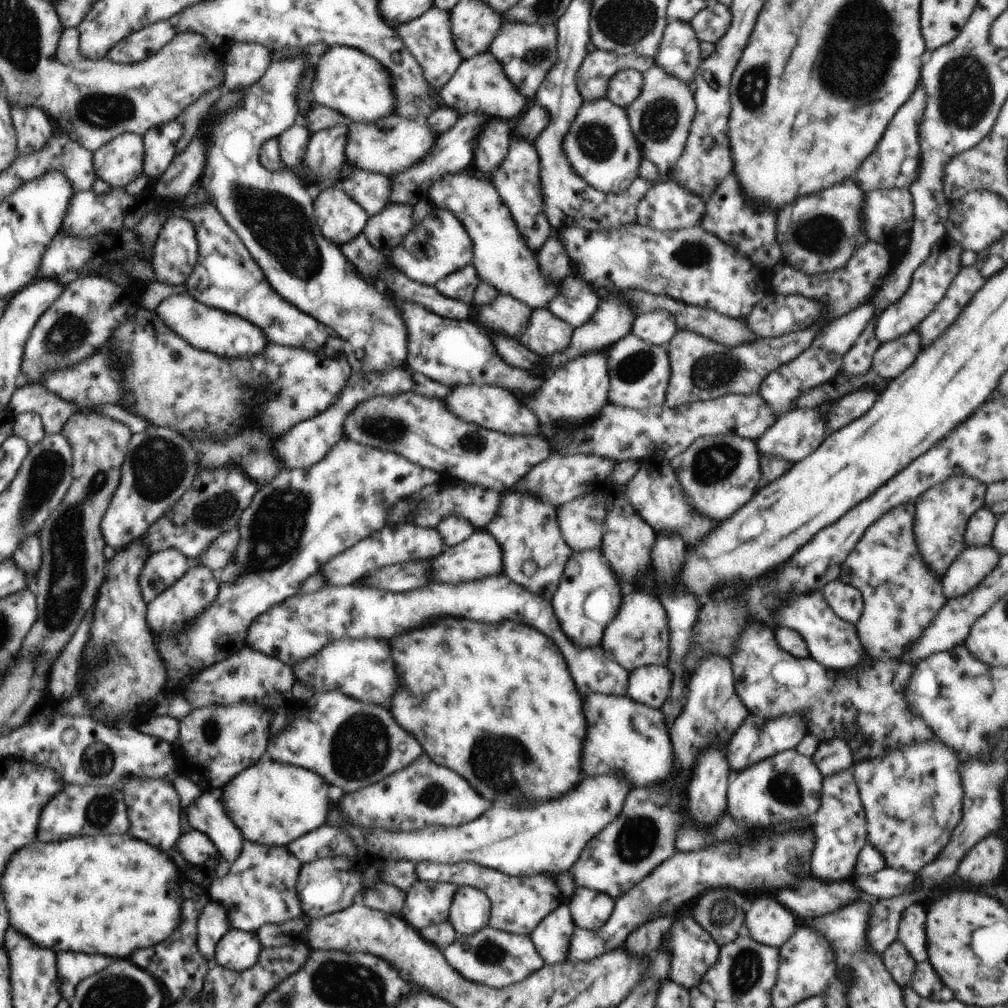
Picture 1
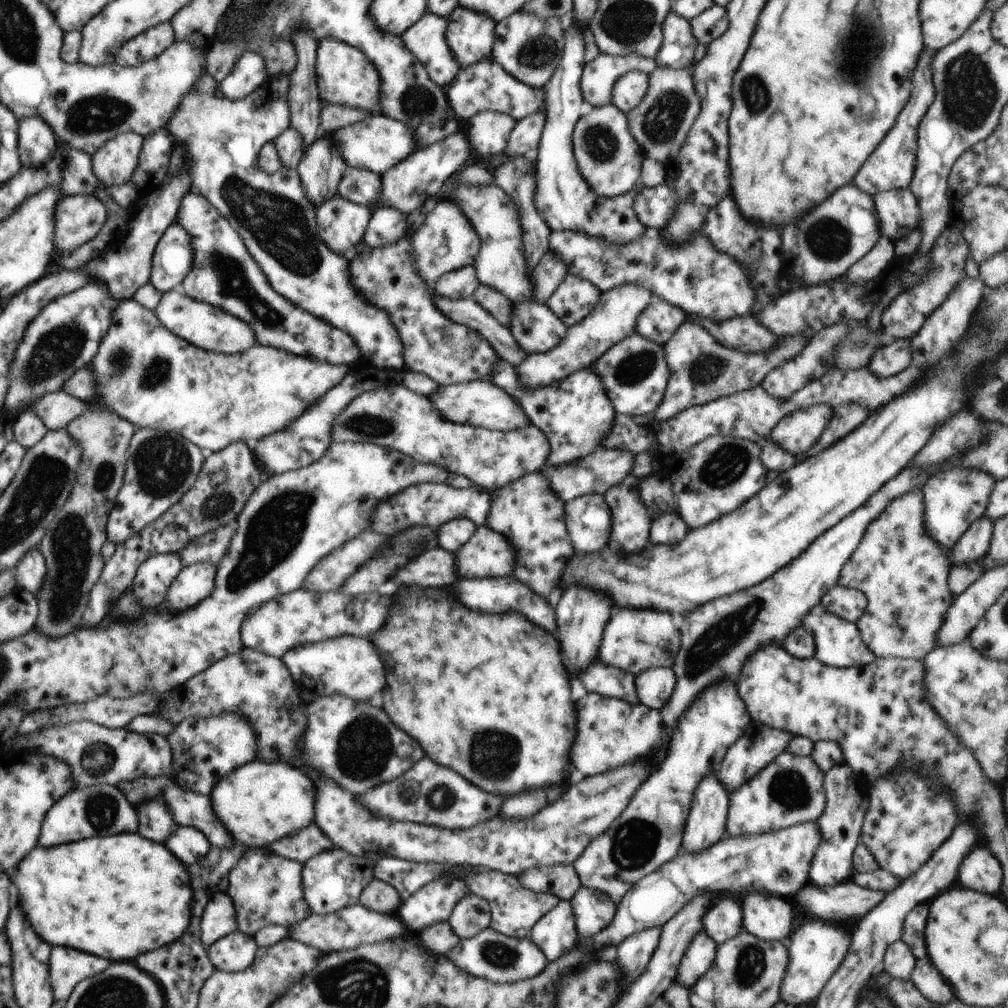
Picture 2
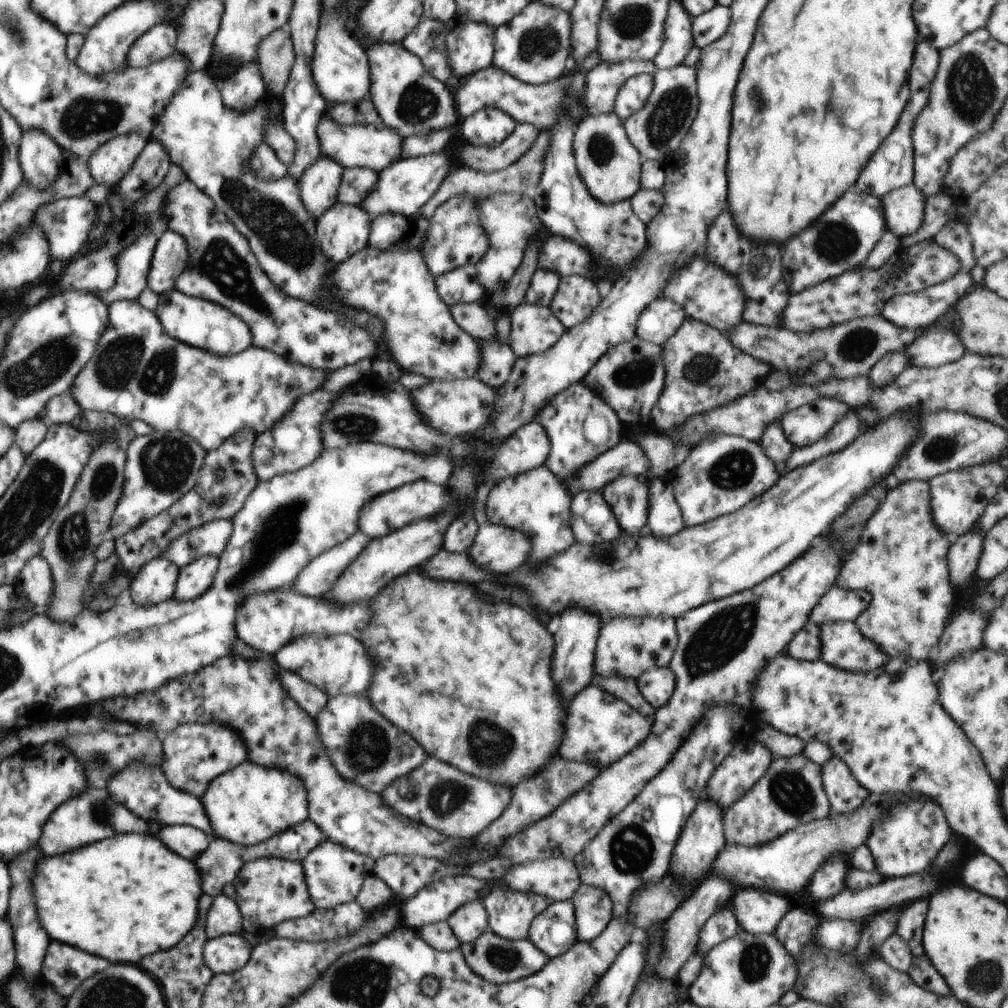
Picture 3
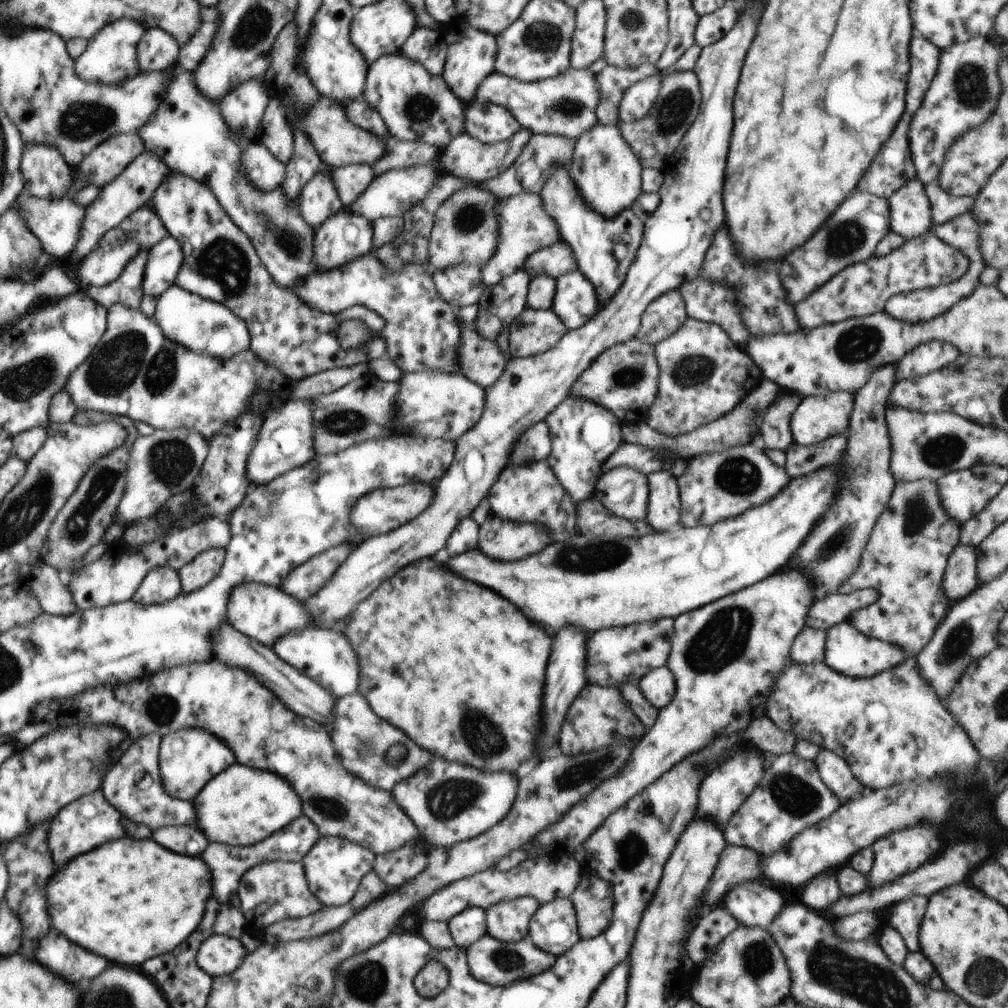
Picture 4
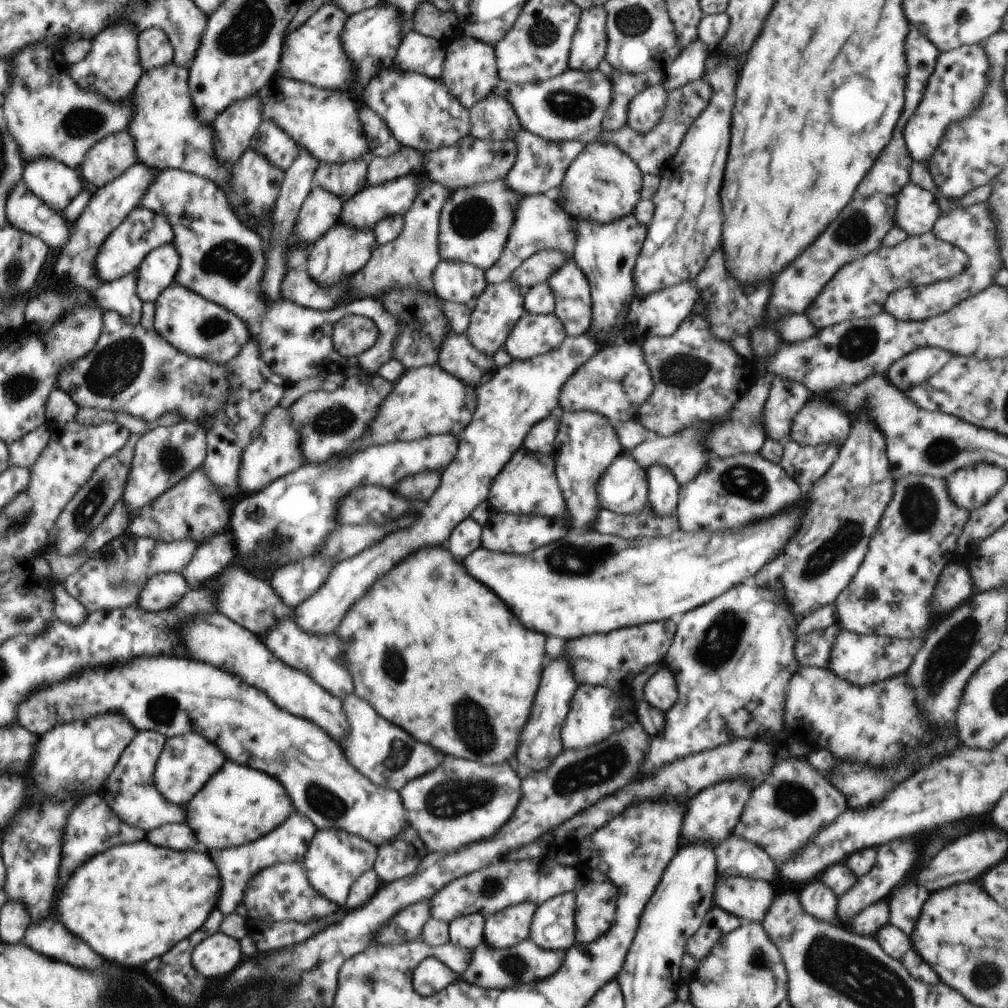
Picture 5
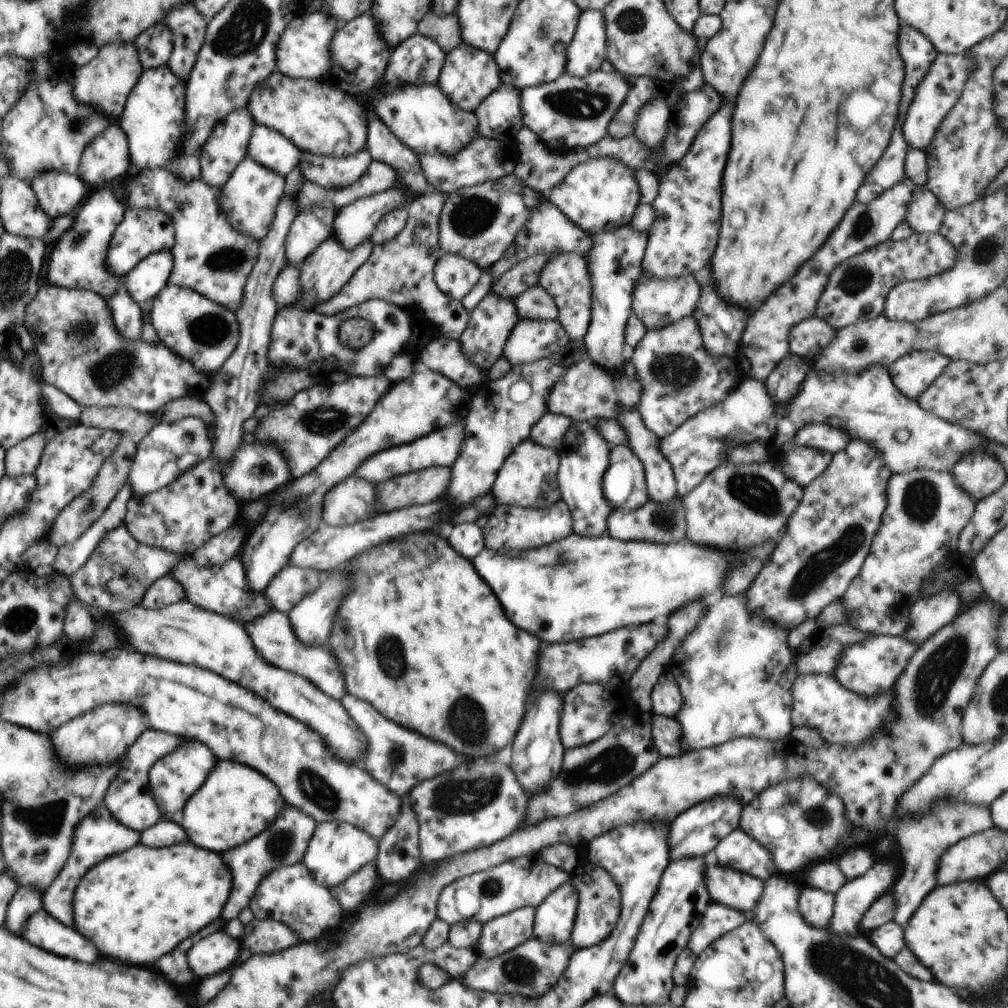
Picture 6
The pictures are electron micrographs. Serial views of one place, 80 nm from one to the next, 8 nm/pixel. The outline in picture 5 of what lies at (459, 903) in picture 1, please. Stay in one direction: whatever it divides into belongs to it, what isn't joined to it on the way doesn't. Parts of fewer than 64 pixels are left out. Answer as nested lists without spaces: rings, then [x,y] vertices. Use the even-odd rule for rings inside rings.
[[[480,914],[458,917],[449,924],[449,940],[456,946],[471,949],[484,941],[485,918]]]

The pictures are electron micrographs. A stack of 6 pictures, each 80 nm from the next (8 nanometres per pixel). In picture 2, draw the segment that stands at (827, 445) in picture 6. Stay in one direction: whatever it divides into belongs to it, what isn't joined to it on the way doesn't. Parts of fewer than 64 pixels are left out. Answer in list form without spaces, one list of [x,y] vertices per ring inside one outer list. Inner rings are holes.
[[[826,404],[795,410],[780,419],[768,439],[772,436],[775,443],[780,444],[782,448],[788,448],[788,452],[792,452],[794,456],[800,456],[816,444],[830,416],[832,412]]]

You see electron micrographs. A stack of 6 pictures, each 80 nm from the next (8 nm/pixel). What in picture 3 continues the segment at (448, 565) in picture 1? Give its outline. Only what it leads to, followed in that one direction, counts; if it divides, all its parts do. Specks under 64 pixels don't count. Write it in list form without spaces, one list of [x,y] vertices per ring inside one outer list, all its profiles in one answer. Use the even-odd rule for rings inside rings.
[[[487,521],[477,530],[470,556],[480,568],[508,574],[526,562],[532,552],[531,538],[519,530]]]

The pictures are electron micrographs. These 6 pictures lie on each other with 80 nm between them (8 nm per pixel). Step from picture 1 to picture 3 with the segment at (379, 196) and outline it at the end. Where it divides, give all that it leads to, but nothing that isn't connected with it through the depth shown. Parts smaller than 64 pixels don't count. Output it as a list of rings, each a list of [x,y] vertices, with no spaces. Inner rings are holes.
[[[348,167],[342,173],[337,200],[352,206],[364,204],[364,198],[374,190],[379,174],[371,168]]]

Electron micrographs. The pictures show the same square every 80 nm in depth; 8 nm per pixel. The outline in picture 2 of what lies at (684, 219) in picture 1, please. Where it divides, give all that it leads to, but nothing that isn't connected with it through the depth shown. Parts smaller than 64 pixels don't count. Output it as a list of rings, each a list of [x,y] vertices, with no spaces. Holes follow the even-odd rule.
[[[664,184],[657,187],[638,188],[634,210],[638,220],[648,229],[658,231],[671,221],[672,212],[679,201],[672,189]]]

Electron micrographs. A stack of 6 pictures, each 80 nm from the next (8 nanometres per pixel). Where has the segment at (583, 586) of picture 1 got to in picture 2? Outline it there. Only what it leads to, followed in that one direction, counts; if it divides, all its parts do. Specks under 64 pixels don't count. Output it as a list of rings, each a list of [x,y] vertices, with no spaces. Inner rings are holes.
[[[570,586],[568,590],[562,592],[556,604],[556,622],[558,622],[558,636],[560,636],[558,640],[562,644],[562,656],[568,660],[566,670],[570,674],[570,680],[578,678],[578,672],[588,668],[588,664],[596,660],[594,656],[598,654],[602,632],[610,618],[610,610],[612,610],[610,600],[604,594],[594,592],[590,588]]]

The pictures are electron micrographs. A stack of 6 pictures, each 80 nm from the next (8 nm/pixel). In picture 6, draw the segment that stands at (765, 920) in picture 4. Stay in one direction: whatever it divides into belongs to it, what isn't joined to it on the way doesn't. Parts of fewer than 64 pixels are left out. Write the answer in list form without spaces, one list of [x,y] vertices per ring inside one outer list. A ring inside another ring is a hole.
[[[708,866],[704,880],[714,903],[729,906],[751,915],[763,895],[763,880],[731,868]]]

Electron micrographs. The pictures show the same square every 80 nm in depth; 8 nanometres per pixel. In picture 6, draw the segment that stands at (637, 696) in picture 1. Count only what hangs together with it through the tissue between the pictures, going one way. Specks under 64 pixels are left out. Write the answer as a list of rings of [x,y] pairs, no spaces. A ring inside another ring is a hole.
[[[660,676],[658,678],[658,684],[654,686],[654,692],[652,692],[652,710],[654,714],[660,714],[660,716],[668,716],[668,718],[674,718],[676,712],[680,712],[682,708],[682,696],[680,696],[680,690],[678,690],[678,684],[674,680],[674,676]]]

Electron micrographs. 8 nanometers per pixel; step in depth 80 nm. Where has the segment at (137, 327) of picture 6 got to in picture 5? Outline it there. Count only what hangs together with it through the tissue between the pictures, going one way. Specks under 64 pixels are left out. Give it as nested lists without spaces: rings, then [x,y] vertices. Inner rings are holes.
[[[137,269],[130,274],[108,282],[90,293],[90,300],[100,309],[116,311],[126,324],[138,325],[140,322],[142,301],[136,294]]]

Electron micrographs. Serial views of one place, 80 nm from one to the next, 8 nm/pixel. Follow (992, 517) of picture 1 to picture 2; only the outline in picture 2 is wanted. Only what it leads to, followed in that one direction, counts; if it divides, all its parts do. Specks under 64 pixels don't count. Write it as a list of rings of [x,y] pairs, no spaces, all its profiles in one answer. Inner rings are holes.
[[[986,516],[975,520],[949,553],[952,566],[980,561],[990,548],[993,522]]]

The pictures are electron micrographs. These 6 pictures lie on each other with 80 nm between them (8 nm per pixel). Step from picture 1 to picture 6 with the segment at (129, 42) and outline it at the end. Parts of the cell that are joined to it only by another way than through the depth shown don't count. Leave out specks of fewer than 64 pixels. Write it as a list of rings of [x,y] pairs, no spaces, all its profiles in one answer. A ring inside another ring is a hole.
[[[156,23],[141,32],[133,42],[144,69],[167,66],[174,55],[173,32],[164,23]]]

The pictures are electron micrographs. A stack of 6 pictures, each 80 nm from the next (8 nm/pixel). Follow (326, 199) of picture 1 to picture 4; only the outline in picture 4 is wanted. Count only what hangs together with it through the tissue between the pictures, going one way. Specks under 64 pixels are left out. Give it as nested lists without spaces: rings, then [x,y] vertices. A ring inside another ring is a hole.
[[[344,210],[332,215],[328,220],[324,221],[319,227],[315,228],[313,236],[313,259],[318,270],[330,271],[343,267],[344,265],[368,254],[372,250],[372,226],[371,222],[364,217],[350,213]]]

